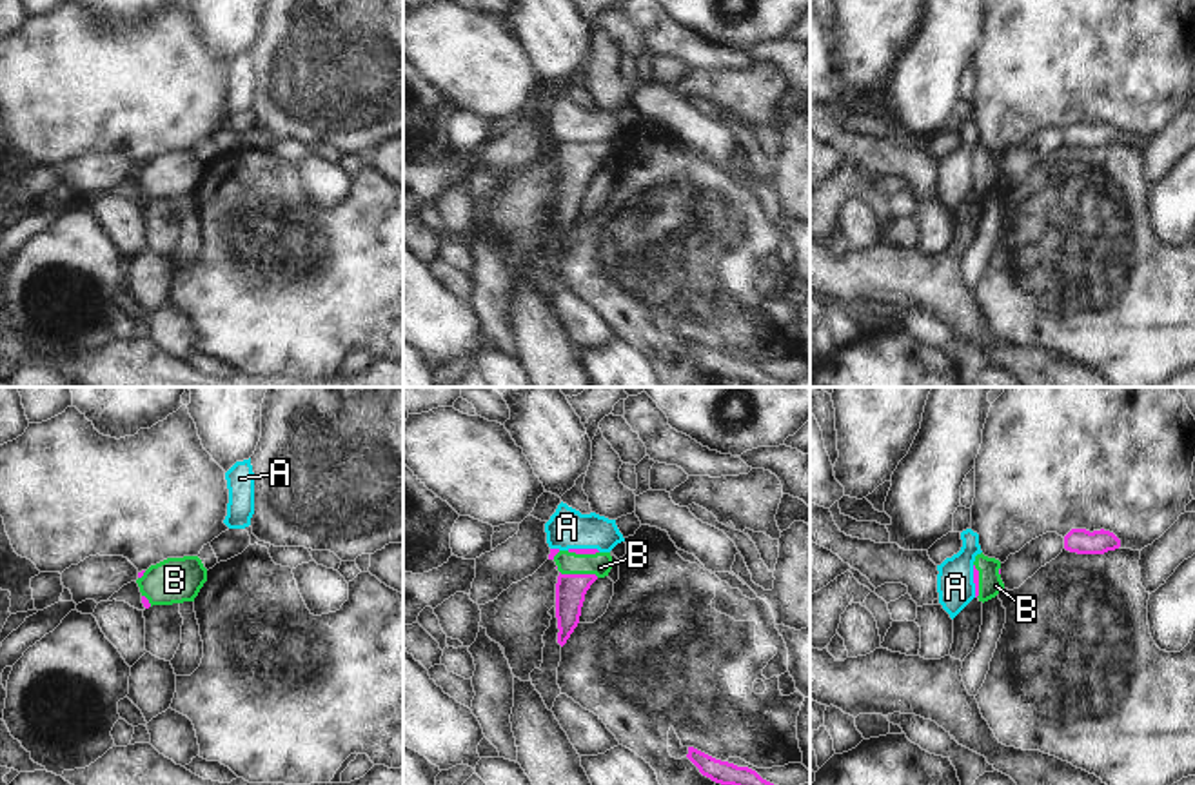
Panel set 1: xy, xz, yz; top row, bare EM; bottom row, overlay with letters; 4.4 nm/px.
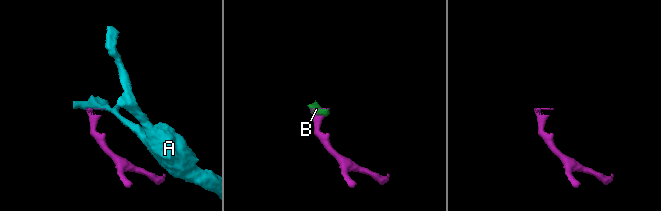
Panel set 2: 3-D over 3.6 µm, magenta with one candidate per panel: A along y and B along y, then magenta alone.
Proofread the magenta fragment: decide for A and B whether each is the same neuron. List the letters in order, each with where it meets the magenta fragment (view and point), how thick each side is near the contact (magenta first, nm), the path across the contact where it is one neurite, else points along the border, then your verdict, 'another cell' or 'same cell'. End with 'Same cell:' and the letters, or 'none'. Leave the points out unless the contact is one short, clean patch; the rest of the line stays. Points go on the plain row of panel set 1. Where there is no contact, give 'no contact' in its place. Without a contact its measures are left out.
A: xz (583, 142) | 30/180 nm | along xz (567, 142), (600, 144) | another cell
B: xz (580, 168) | 140/110 nm | across xz (571, 182), (580, 168), (591, 157), (600, 157) | same cell
Same cell: B

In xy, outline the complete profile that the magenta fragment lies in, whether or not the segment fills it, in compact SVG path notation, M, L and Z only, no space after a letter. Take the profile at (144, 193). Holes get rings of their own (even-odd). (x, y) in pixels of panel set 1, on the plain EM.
M198 149L167 151L138 165L138 180L145 202L194 194L207 174L207 162Z

